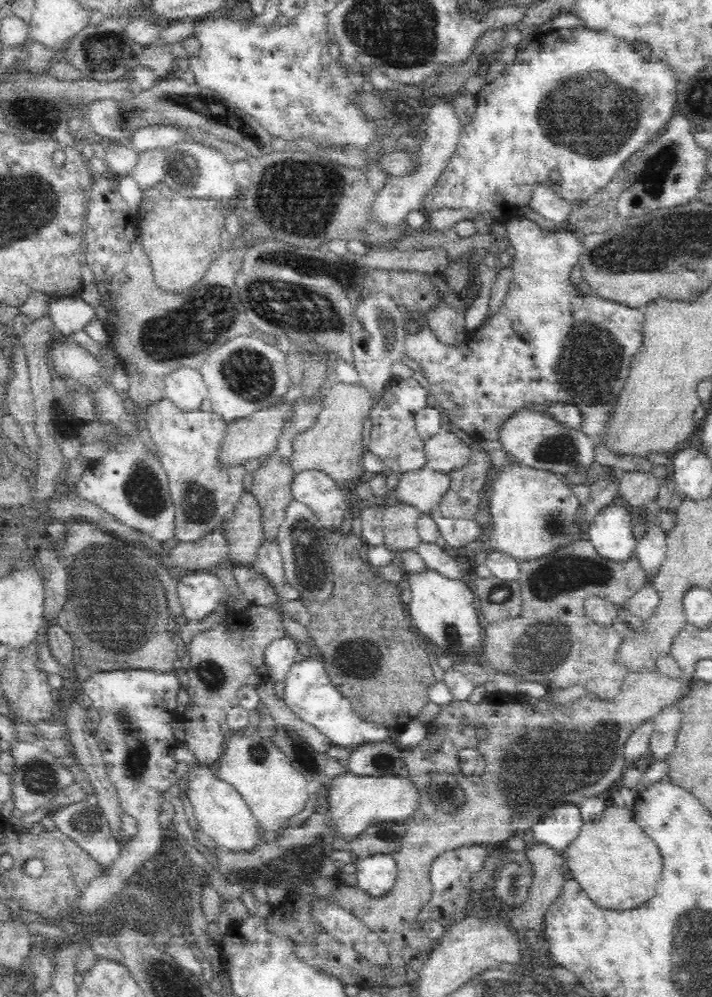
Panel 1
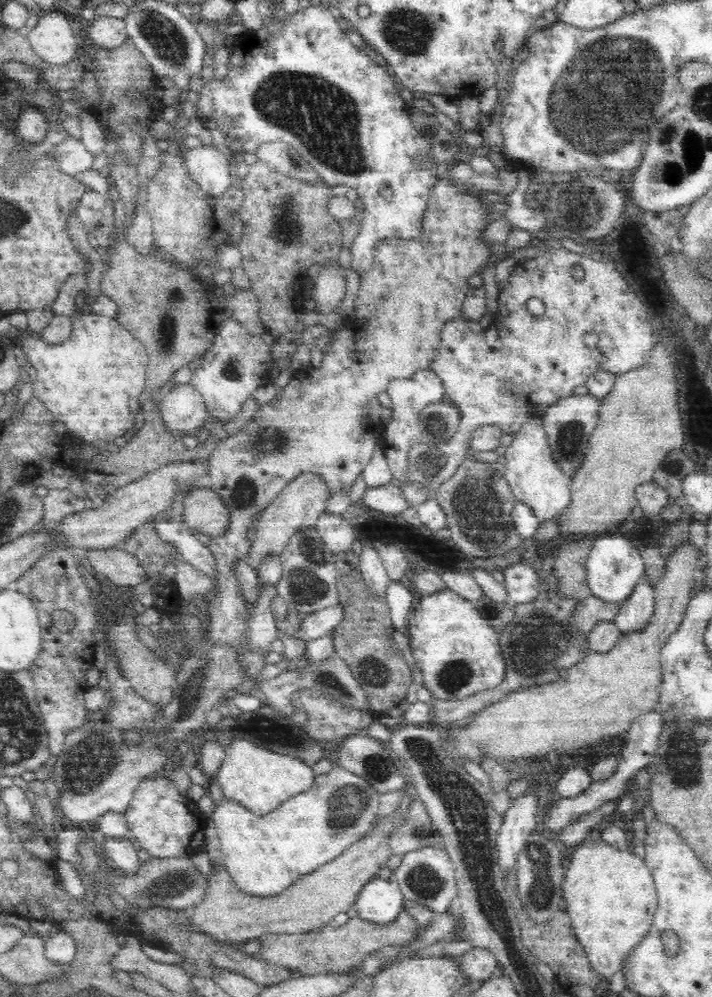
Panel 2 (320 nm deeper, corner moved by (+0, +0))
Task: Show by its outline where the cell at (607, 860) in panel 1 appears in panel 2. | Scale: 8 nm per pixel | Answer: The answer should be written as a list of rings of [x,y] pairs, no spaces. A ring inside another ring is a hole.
[[[587,836],[577,843],[570,856],[570,866],[566,866],[561,883],[563,898],[567,903],[567,914],[572,920],[575,935],[590,957],[596,973],[604,980],[614,975],[616,962],[638,942],[652,922],[652,914],[656,908],[656,888],[654,878],[646,862],[634,854],[632,850],[620,849],[602,838]]]

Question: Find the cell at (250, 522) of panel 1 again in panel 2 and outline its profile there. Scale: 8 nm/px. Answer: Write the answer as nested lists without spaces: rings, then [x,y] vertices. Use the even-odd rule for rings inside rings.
[[[213,488],[196,489],[184,497],[183,522],[194,531],[206,531],[214,537],[226,536],[232,524],[232,506]]]

